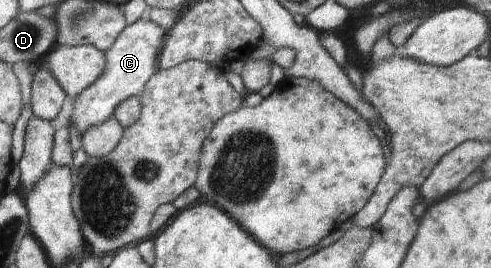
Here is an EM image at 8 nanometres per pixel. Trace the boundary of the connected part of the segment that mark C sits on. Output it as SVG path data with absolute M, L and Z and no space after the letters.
M143 17L127 25L126 30L115 40L114 46L106 51L107 70L87 90L76 96L70 125L77 126L82 134L112 118L123 100L139 95L156 72L156 62L159 62L158 52L162 50L162 44L164 44L164 30L155 21Z

